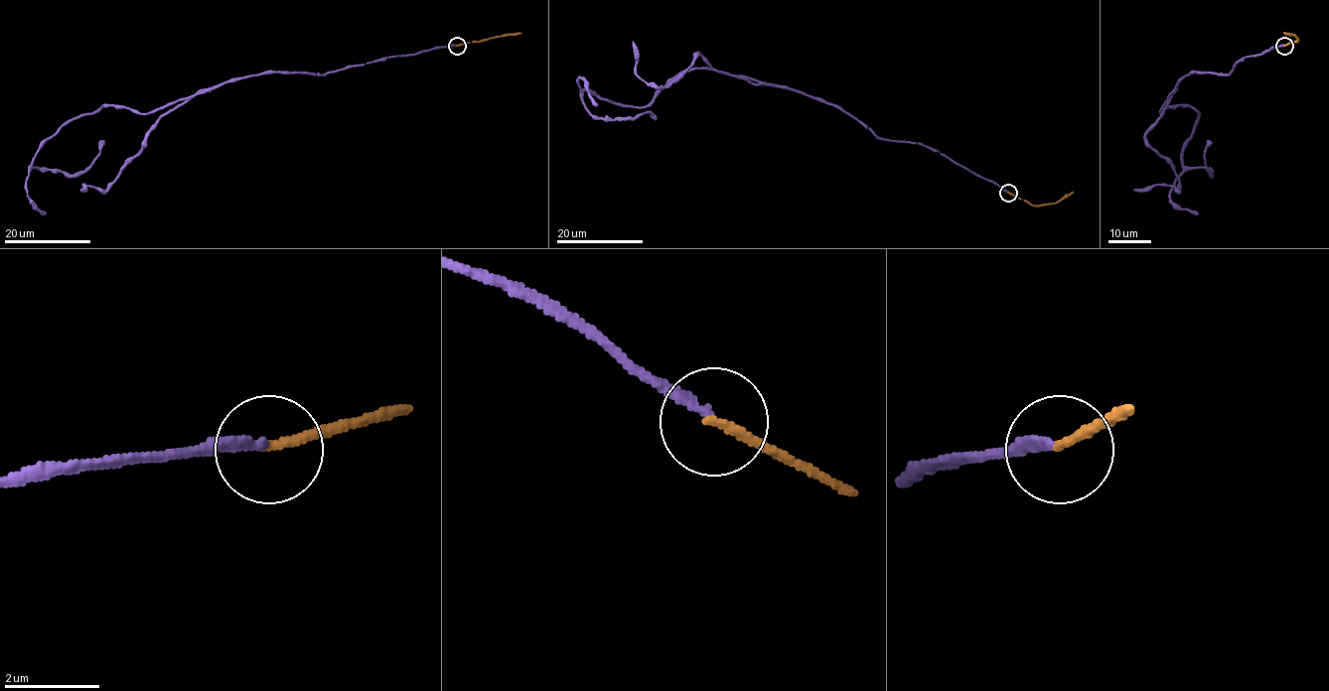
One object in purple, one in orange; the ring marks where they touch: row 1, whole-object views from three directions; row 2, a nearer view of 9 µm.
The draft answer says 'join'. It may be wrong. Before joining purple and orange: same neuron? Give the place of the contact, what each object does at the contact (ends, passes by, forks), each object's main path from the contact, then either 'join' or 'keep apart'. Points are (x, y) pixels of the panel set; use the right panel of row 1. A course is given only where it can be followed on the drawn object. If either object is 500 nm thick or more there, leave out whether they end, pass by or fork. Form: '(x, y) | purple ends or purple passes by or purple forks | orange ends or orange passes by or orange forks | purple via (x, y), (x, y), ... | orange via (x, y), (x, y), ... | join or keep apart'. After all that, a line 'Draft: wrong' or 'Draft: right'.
(1284, 46) | purple ends | orange ends | purple via (1284, 46), (1228, 74), (1191, 72), (1169, 93), (1160, 113), (1199, 114), (1182, 164), (1210, 175), (1209, 140) | orange via (1284, 46), (1297, 39), (1283, 33) | keep apart
Draft: wrong

